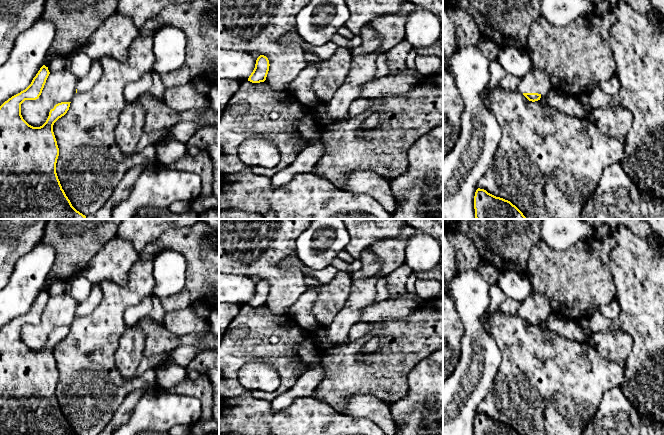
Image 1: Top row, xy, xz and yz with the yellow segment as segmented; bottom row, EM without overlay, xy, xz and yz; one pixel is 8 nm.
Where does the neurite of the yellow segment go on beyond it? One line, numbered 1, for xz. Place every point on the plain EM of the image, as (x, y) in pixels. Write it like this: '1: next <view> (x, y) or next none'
1: next none

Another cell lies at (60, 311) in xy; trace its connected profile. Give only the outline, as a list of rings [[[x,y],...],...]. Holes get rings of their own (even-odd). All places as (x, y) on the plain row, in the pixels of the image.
[[[67,294],[50,297],[41,319],[36,324],[25,324],[21,328],[23,343],[33,351],[42,350],[51,333],[61,326],[71,326],[76,318],[78,301]]]

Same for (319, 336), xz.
[[[317,327],[312,330],[312,334],[315,344],[323,351],[327,351],[334,346],[333,343],[326,338],[324,328]]]

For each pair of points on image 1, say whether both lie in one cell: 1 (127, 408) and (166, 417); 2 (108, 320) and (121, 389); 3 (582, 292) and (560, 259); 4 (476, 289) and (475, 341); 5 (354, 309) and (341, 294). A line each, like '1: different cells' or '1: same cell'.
1: different cells
2: same cell
3: same cell
4: same cell
5: different cells

